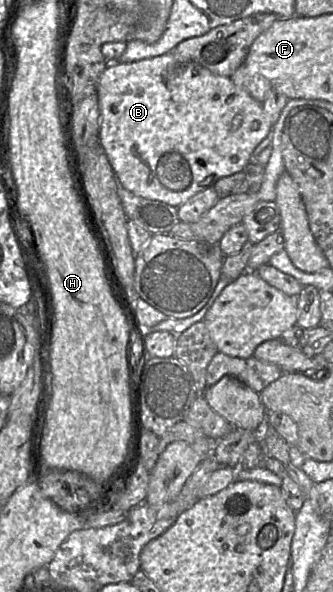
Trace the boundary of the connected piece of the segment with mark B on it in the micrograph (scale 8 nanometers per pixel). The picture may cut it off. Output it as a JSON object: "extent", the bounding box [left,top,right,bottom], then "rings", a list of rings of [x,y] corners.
{"extent":[96,52,272,207],"rings":[[[171,52],[131,63],[108,62],[108,66],[98,80],[96,93],[100,111],[99,143],[119,184],[137,196],[162,201],[175,207],[179,207],[196,193],[212,186],[218,179],[243,171],[251,161],[253,150],[272,129],[272,124],[263,112],[262,103],[237,87],[230,77],[214,74],[193,61],[176,58]]]}

